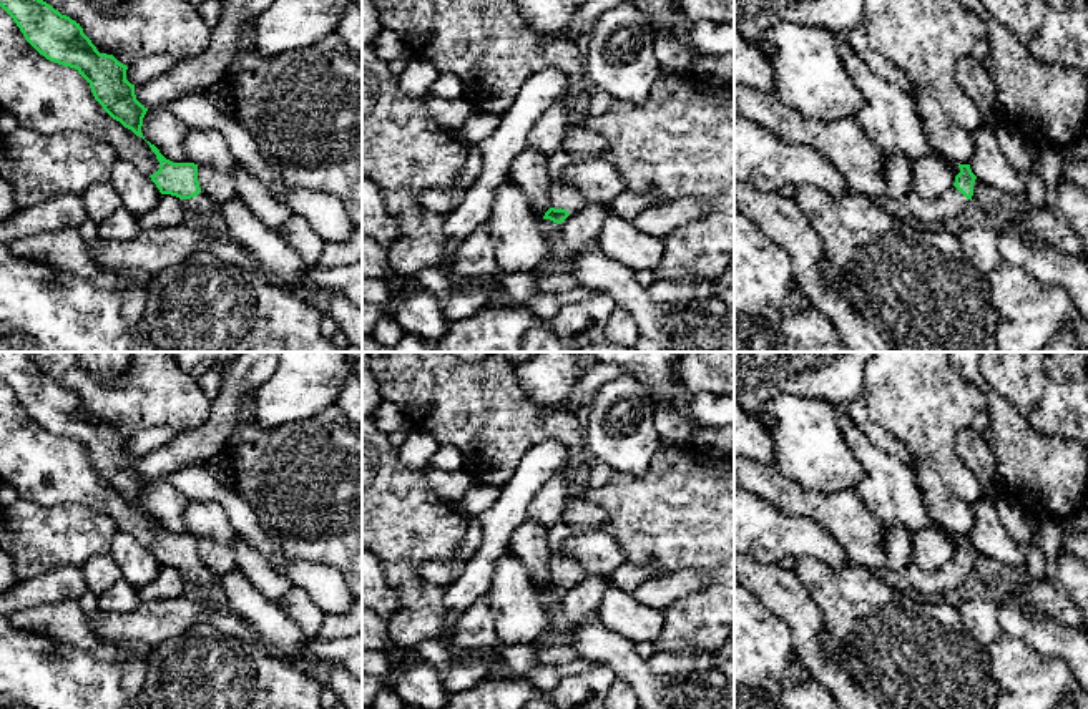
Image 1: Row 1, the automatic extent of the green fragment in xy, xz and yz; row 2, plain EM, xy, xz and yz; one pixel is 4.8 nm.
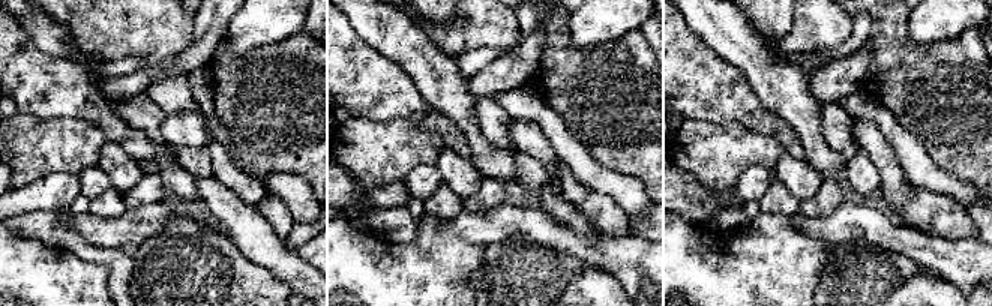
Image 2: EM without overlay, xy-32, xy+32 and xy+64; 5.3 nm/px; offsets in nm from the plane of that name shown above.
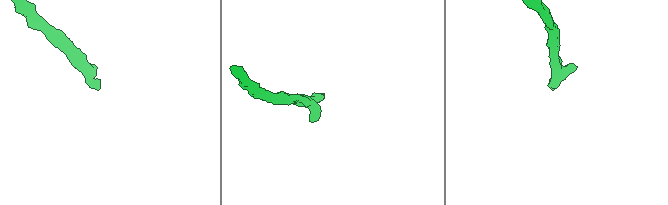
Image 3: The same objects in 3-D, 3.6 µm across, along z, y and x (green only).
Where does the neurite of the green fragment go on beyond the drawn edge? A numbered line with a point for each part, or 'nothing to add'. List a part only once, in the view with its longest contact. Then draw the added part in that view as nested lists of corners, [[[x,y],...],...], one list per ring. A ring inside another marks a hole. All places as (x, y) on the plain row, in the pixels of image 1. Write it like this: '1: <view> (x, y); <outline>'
1: xy (201, 573); [[[204,565],[188,571],[188,578],[198,581],[203,586],[211,586],[216,581],[214,575]]]

